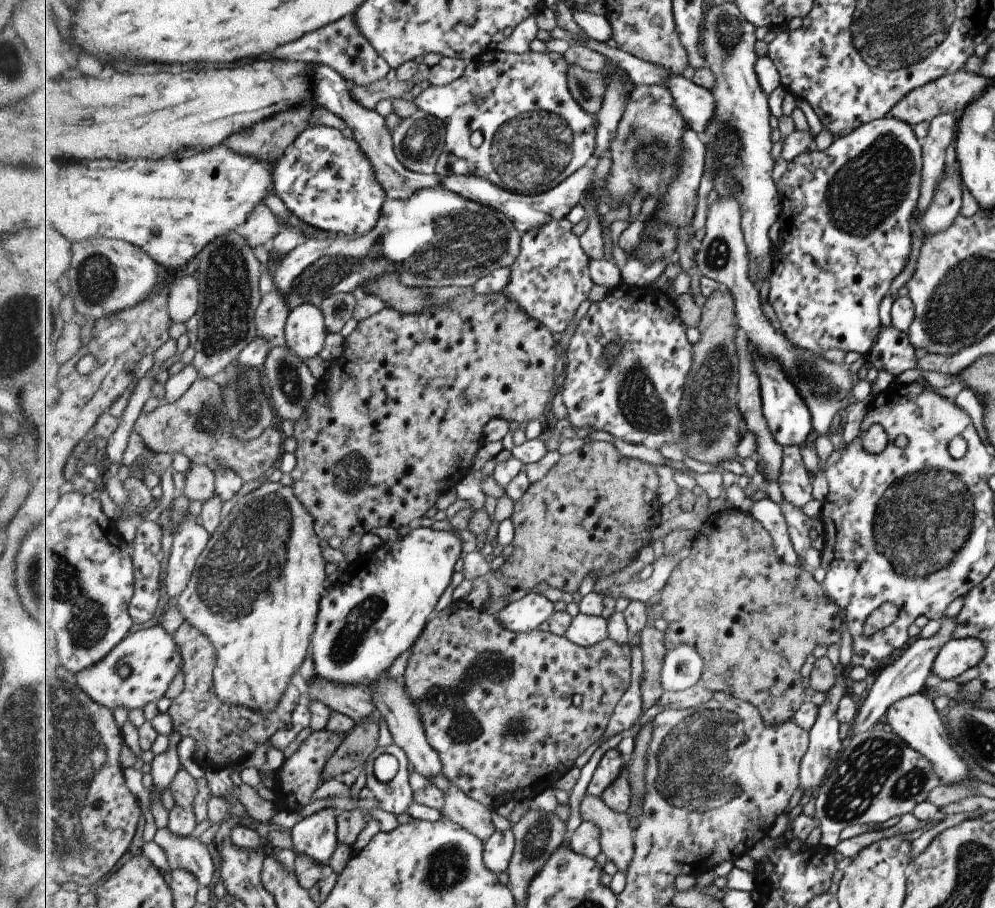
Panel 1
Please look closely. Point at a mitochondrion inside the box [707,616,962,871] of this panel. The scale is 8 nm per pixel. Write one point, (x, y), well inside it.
(874, 766)

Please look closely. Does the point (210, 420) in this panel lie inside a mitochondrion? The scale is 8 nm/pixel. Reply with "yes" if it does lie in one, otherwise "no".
yes

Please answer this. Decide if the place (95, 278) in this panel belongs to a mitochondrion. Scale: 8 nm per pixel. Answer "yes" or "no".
yes

